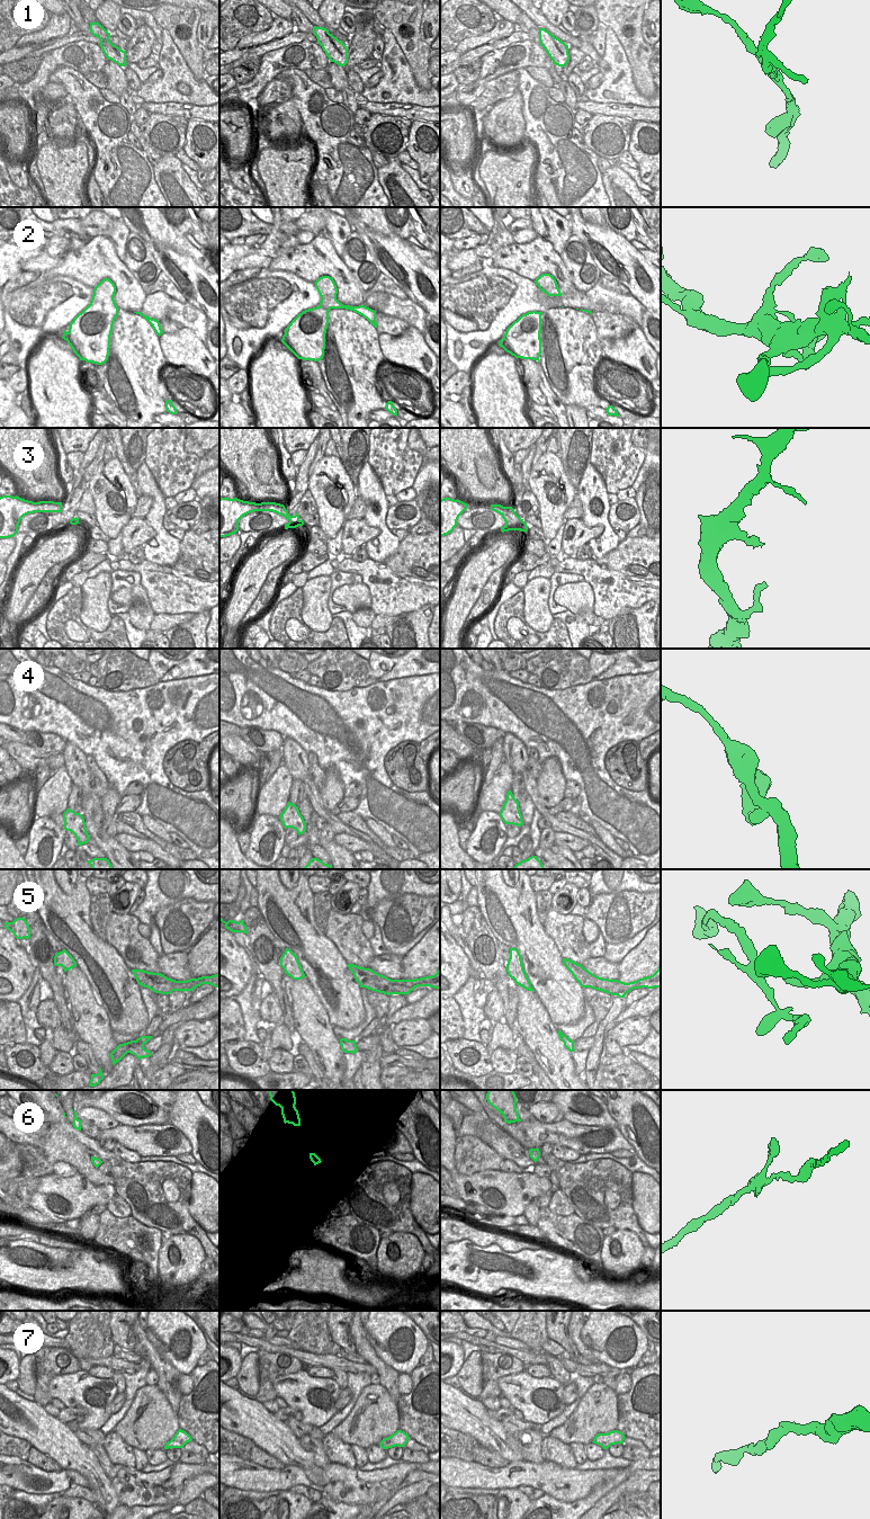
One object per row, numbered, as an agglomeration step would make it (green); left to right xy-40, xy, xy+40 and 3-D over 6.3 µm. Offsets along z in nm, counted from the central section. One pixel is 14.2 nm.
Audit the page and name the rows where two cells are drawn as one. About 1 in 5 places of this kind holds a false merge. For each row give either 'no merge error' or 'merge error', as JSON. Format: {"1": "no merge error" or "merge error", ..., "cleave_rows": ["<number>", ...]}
{"1": "no merge error", "2": "no merge error", "3": "no merge error", "4": "no merge error", "5": "merge error", "6": "no merge error", "7": "no merge error", "cleave_rows": ["5"]}

